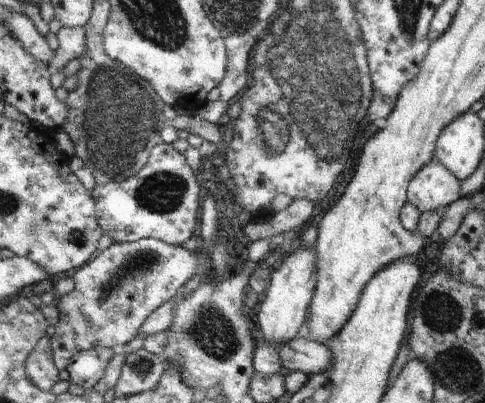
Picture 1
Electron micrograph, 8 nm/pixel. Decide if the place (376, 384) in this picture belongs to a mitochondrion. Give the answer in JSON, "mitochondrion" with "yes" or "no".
{"mitochondrion":"no"}

